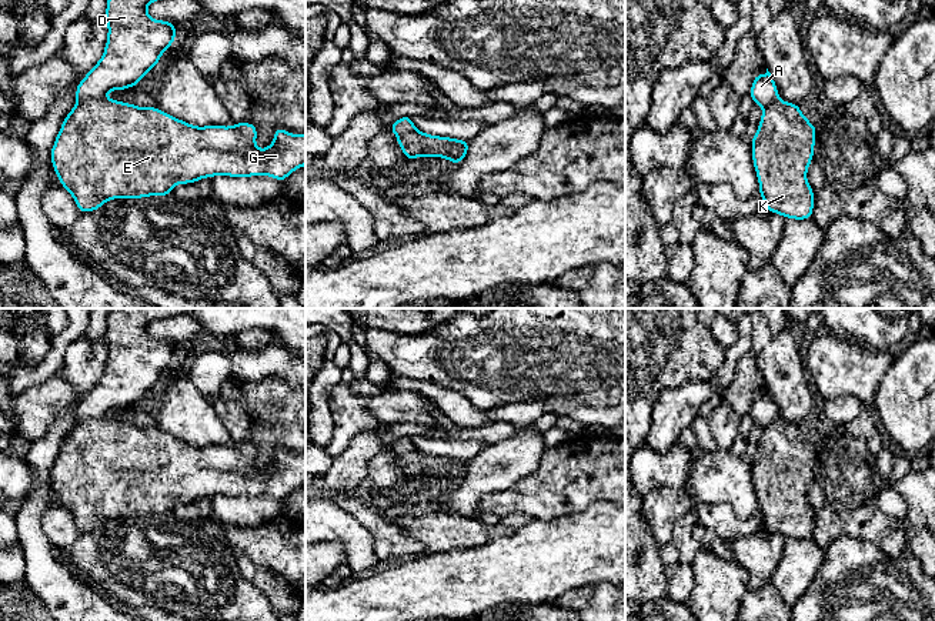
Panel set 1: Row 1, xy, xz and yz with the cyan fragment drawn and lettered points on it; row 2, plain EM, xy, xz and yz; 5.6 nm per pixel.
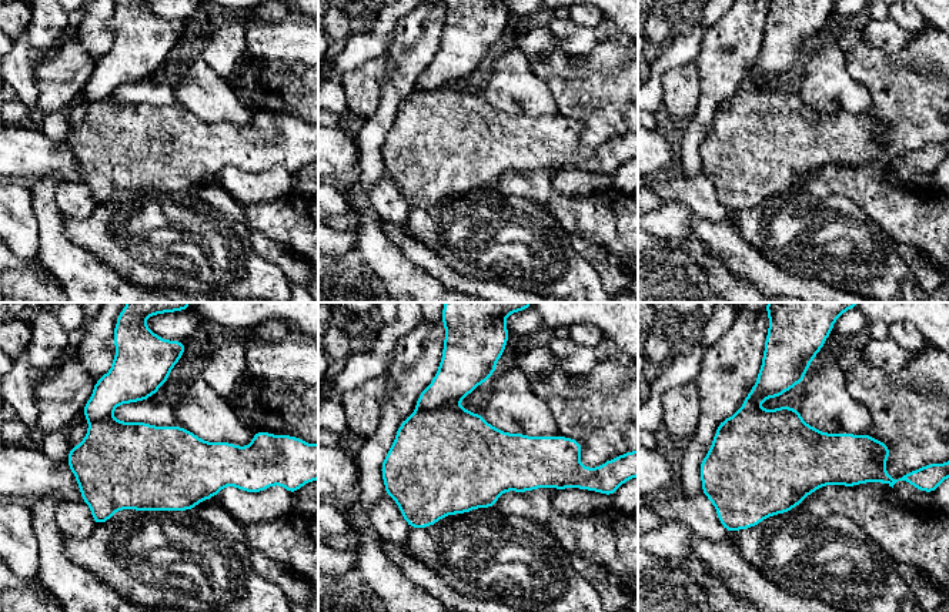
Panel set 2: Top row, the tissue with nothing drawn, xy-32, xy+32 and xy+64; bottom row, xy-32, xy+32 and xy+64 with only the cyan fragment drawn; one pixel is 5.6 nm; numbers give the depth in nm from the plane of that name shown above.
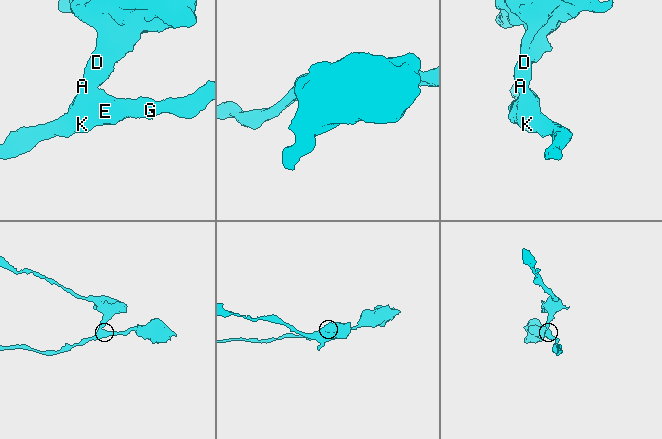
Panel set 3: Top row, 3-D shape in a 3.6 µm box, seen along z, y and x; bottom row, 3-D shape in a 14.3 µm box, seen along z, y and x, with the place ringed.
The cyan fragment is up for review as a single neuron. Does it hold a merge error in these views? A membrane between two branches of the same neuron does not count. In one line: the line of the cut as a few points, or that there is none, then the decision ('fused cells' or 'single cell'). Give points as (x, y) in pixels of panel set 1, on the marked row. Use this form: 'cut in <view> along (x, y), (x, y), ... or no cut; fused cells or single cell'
cut in xy along (103, 94), (77, 102); fused cells

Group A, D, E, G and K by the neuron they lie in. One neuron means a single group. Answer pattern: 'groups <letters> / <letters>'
groups A D / E G K

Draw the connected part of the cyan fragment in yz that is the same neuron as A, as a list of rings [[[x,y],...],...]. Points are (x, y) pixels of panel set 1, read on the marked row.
[[[767,69],[765,74],[757,74],[752,87],[749,90],[749,96],[754,103],[762,108],[769,106],[775,99],[778,99],[778,87],[772,80],[771,73]]]

